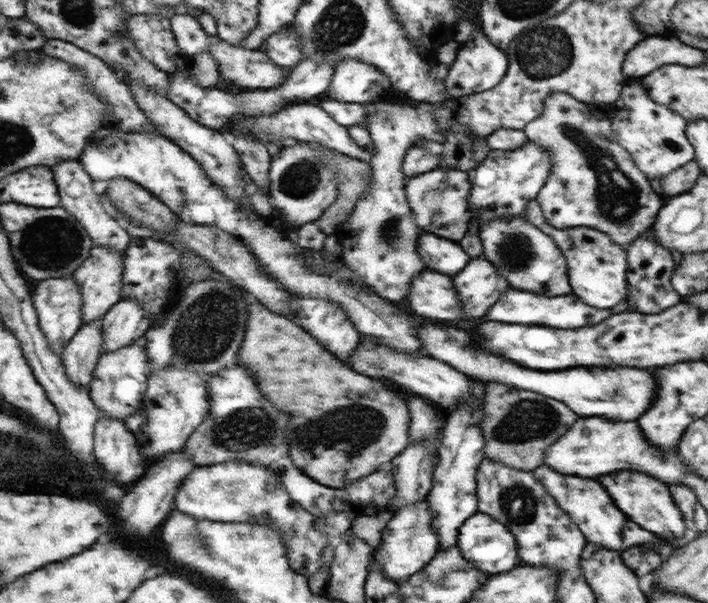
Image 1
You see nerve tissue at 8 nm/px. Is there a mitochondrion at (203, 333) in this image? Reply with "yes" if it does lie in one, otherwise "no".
yes

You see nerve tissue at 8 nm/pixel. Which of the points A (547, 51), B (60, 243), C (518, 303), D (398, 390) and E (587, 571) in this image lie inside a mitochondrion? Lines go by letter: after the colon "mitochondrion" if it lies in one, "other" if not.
A: mitochondrion
B: mitochondrion
C: other
D: other
E: other

